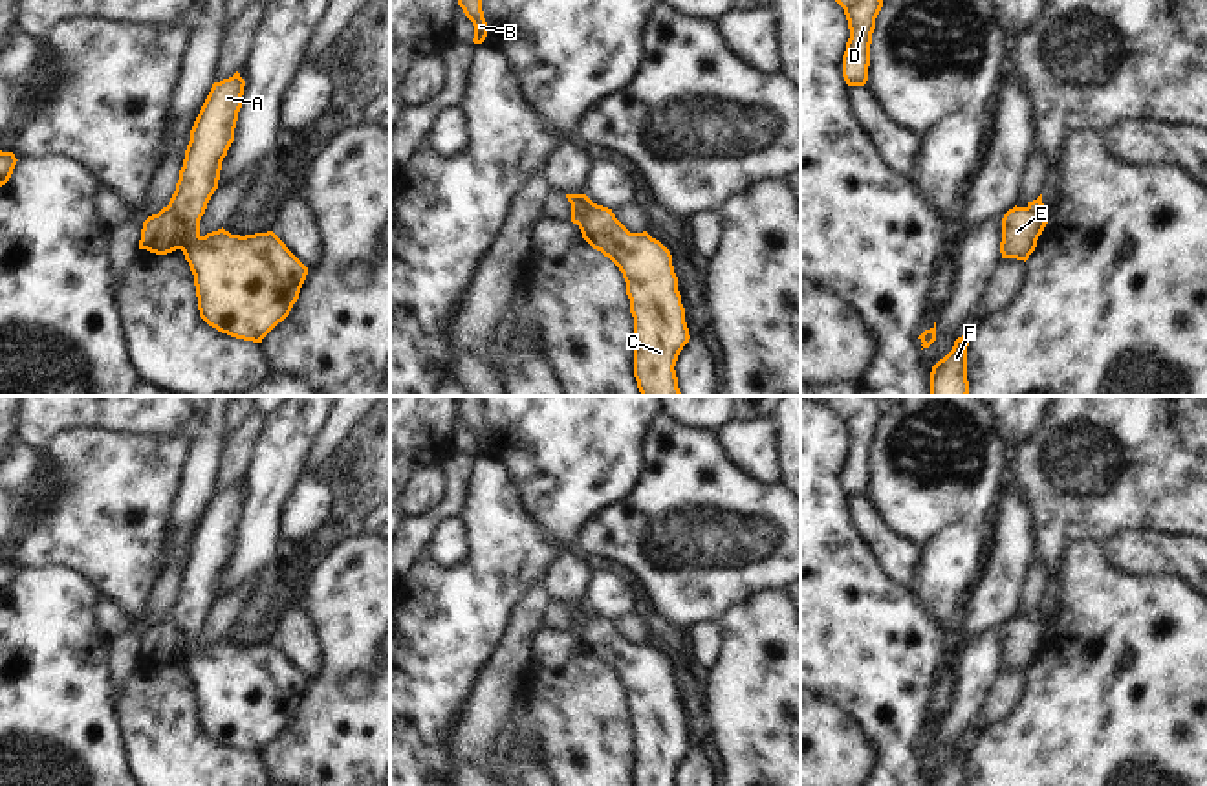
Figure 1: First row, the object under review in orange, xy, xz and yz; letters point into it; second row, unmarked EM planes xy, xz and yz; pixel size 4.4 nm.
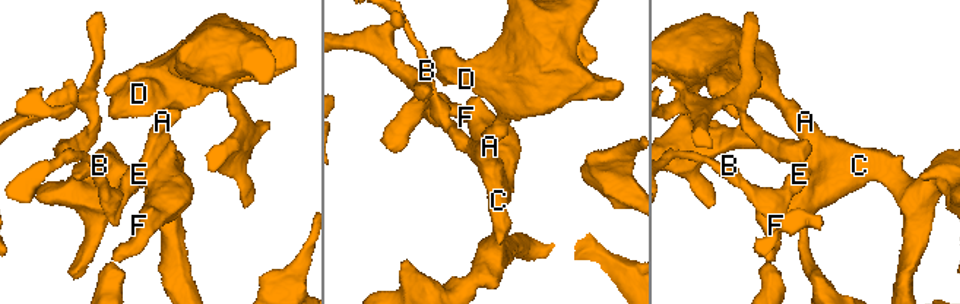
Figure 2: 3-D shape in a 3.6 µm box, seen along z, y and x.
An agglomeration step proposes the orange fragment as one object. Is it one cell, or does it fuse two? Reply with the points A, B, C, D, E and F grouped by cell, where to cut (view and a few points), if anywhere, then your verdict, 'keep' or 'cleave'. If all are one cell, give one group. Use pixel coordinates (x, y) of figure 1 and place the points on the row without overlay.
A C D F / B E; cut in xy along (167, 616), (184, 636), (182, 658); cleave

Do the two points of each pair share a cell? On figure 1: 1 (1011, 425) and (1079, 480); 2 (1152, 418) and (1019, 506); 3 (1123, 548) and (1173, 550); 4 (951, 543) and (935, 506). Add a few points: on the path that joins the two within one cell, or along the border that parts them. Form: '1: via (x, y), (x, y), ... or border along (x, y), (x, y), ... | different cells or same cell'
1: border along (1048, 414), (1017, 447) | different cells
2: border along (1013, 486), (1030, 506), (1035, 543) | different cells
3: via (1136, 550), (1160, 550) | same cell
4: border along (978, 528), (947, 526), (920, 548) | different cells

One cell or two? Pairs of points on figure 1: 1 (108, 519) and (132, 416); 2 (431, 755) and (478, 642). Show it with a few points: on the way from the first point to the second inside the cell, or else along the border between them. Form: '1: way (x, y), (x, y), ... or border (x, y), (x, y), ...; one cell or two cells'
1: border (86, 429), (154, 436), (173, 435); two cells
2: way (431, 728), (431, 689), (451, 669); one cell

